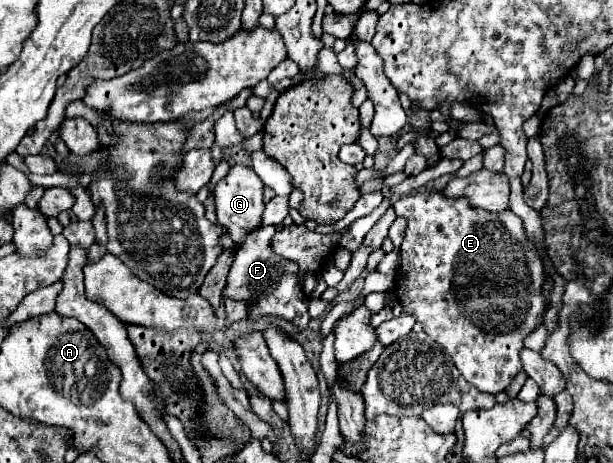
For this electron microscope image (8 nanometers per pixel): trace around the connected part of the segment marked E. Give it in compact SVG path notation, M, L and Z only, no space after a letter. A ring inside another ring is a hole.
M439 191L399 197L395 201L395 211L397 211L397 215L407 219L405 239L401 243L401 263L399 263L399 271L397 271L397 277L395 277L395 295L397 295L399 303L403 305L403 311L413 313L417 317L417 321L423 325L423 331L451 355L455 367L461 371L465 381L469 381L479 391L493 393L493 395L505 391L509 387L509 383L515 379L515 375L523 369L523 363L519 359L519 351L523 349L523 339L527 335L531 335L541 325L543 311L545 311L545 297L543 297L545 271L543 271L543 263L541 263L541 257L539 257L535 245L529 241L521 219L509 209L499 211L499 213L475 209L465 199L447 199Z

